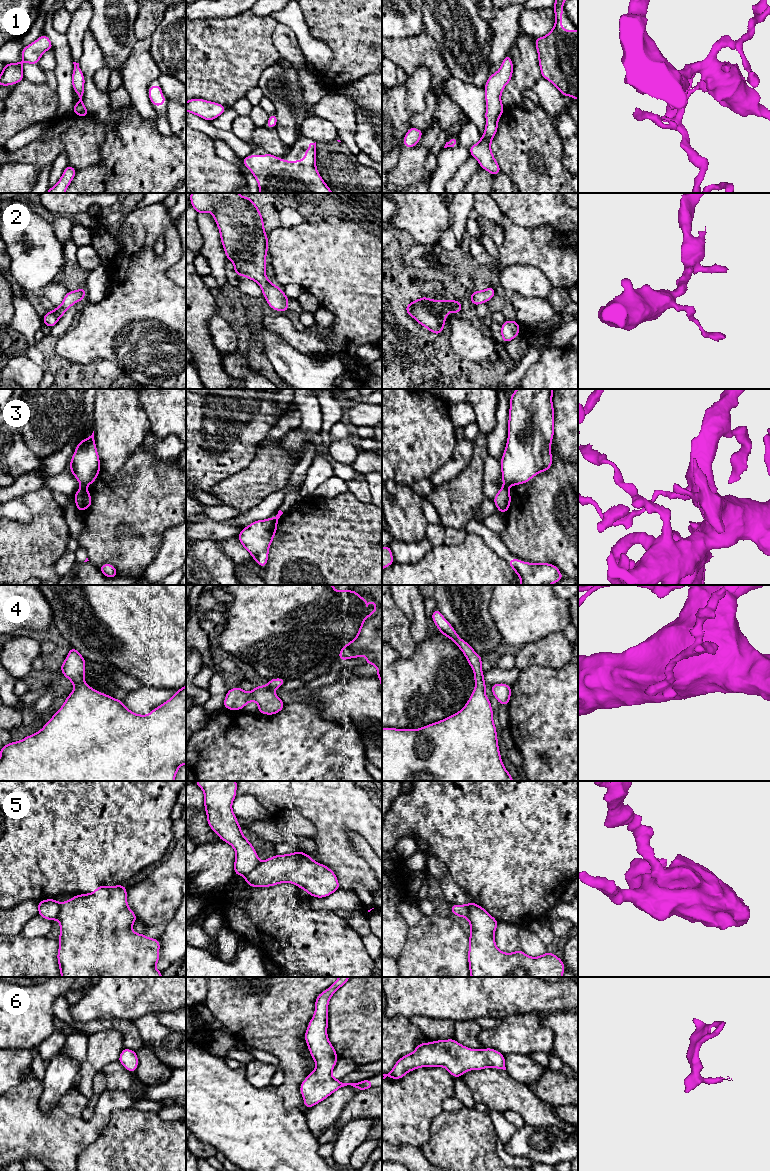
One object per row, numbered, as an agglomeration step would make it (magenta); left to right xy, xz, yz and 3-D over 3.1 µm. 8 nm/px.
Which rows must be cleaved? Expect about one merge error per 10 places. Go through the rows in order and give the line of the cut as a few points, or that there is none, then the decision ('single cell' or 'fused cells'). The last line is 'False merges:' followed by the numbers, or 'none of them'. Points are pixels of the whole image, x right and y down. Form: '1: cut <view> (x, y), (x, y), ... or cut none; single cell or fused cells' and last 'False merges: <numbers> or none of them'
1: cut none; single cell
2: cut none; single cell
3: cut xy (81, 485), (85, 486); fused cells
4: cut none; single cell
5: cut xz (260, 862), (244, 876); fused cells
6: cut none; single cell
False merges: 3, 5

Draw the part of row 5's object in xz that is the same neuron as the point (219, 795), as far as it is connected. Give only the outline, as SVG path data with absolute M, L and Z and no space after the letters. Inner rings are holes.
M196 781L204 792L204 807L209 827L220 840L229 843L235 850L234 874L246 876L259 863L251 842L242 834L237 817L232 811L236 797L236 781Z

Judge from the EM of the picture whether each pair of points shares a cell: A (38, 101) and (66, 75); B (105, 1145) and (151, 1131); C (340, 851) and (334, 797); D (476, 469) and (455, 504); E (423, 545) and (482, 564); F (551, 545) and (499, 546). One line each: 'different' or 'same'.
A: different
B: same
C: same
D: same
E: different
F: different

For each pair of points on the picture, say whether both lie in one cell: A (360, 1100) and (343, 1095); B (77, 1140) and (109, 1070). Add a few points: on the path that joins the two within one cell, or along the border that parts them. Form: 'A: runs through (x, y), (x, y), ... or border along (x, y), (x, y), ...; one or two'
A: border along (360, 1091), (348, 1101), (338, 1116); two
B: border along (107, 1088), (110, 1090), (130, 1091); two

